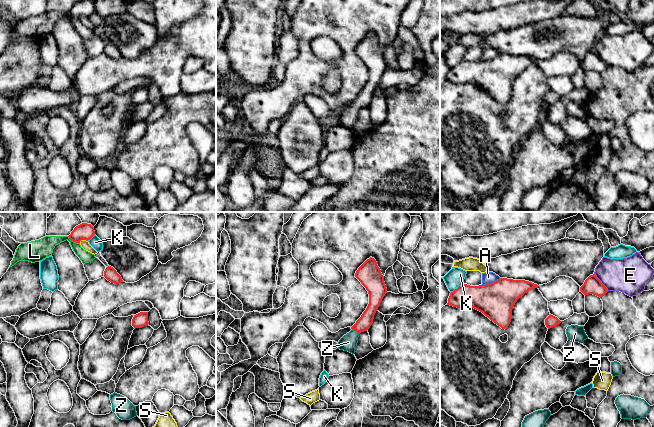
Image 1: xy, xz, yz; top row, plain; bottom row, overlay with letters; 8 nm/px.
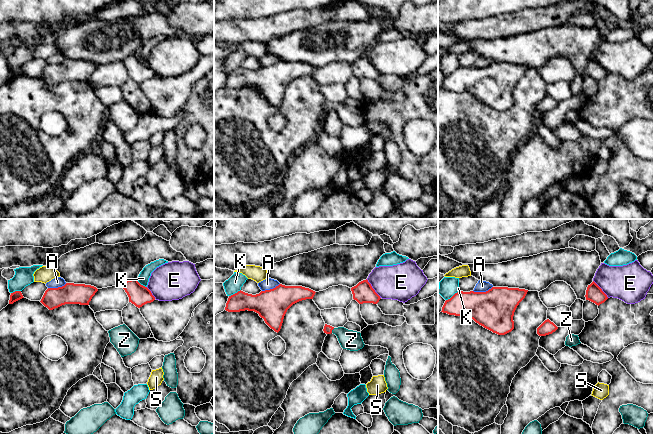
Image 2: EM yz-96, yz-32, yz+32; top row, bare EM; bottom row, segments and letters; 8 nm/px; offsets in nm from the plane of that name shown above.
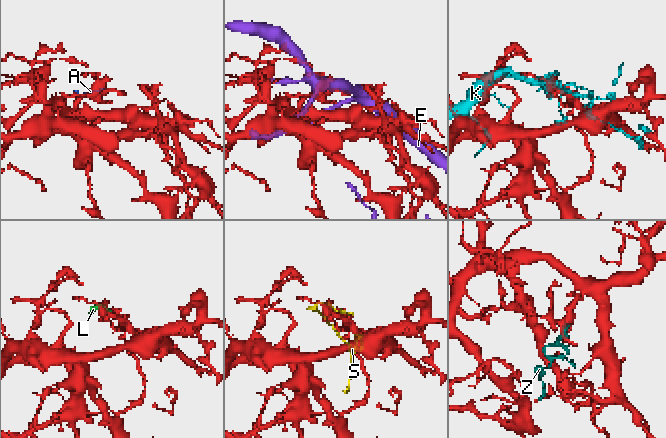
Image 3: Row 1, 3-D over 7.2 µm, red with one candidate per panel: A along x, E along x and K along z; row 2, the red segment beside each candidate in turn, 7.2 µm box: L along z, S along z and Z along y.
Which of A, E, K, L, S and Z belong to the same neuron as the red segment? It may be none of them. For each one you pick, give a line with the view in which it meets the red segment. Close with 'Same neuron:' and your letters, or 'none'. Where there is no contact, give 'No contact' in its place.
Z: Touches red in xz
Same neuron: Z

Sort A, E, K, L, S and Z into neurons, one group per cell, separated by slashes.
A L / E / K / S / Z

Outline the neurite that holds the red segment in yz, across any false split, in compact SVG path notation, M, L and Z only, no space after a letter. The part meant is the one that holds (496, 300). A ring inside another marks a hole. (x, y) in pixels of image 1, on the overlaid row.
M507 278L479 286L462 284L450 293L447 305L457 308L472 307L506 330L511 322L515 303L533 288L538 288L538 285Z

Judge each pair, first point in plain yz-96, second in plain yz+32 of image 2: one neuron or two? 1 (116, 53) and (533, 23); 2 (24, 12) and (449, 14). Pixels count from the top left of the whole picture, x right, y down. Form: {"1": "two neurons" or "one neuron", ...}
{"1": "two neurons", "2": "one neuron"}

